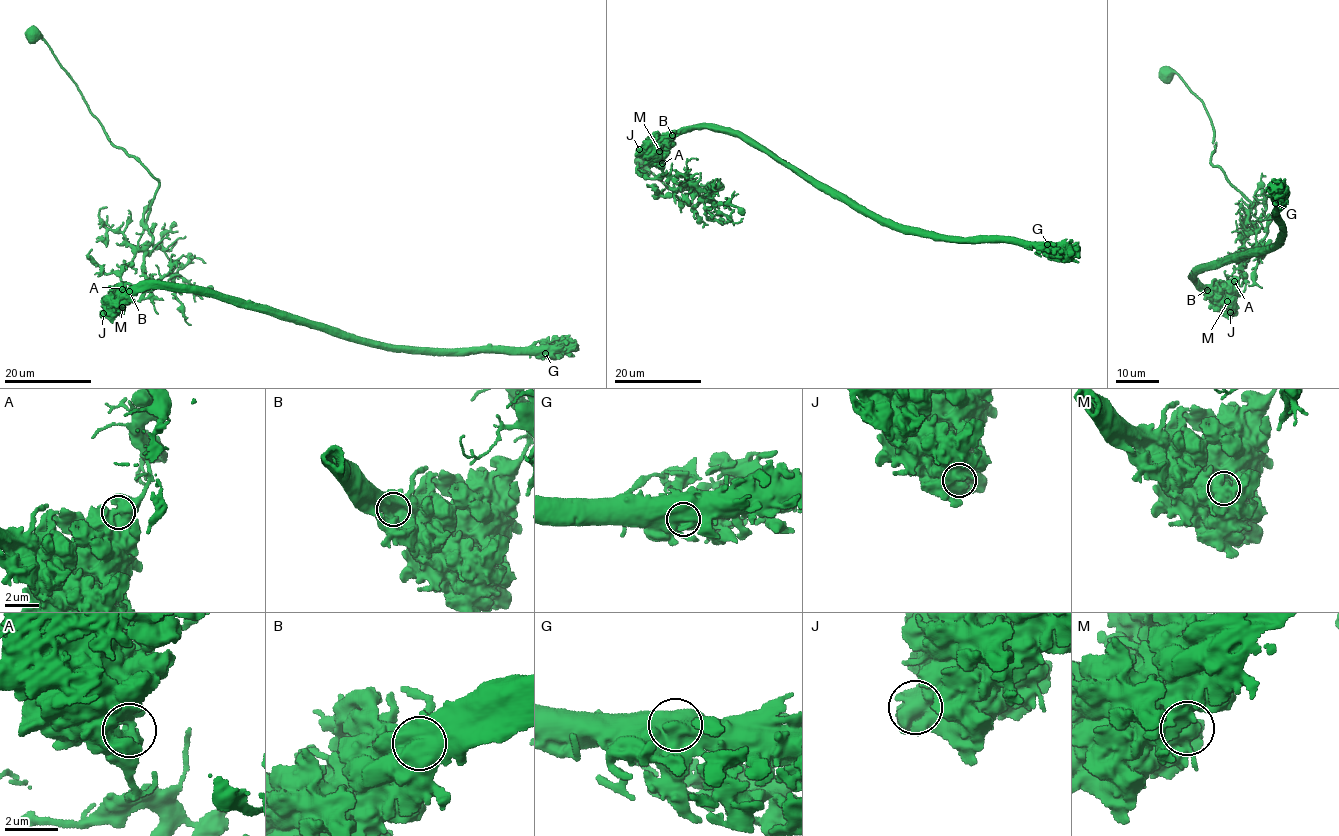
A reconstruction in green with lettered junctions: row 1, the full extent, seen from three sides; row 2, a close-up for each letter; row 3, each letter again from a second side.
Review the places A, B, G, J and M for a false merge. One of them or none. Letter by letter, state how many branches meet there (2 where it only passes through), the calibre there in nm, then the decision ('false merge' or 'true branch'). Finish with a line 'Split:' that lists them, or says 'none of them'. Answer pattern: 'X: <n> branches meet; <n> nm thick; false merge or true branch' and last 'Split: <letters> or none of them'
A: 1 branches meet; 1000 nm thick; false merge
B: 1 branches meet; 1050 nm thick; true branch
G: 1 branches meet; 900 nm thick; true branch
J: 1 branches meet; 1000 nm thick; true branch
M: 1 branches meet; 1050 nm thick; true branch
Split: A

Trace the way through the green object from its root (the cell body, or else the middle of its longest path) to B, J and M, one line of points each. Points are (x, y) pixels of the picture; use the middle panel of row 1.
B: (644, 160), (672, 190), (715, 179), (722, 188), (697, 205), (696, 192), (663, 175), (662, 160), (672, 135)
J: (644, 160), (672, 190), (715, 179), (722, 188), (697, 205), (696, 192), (663, 175), (639, 149)
M: (644, 160), (672, 190), (715, 179), (722, 188), (697, 205), (696, 192), (663, 175), (659, 151)

